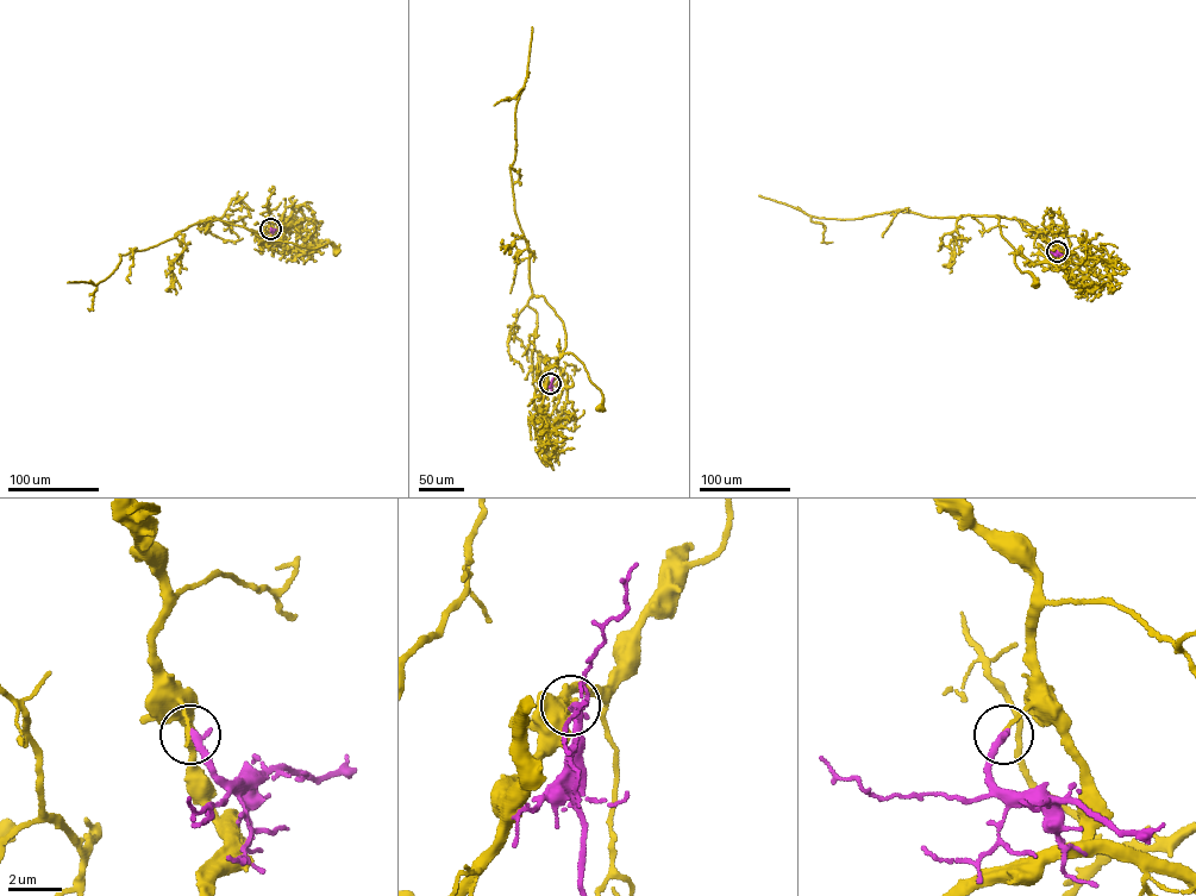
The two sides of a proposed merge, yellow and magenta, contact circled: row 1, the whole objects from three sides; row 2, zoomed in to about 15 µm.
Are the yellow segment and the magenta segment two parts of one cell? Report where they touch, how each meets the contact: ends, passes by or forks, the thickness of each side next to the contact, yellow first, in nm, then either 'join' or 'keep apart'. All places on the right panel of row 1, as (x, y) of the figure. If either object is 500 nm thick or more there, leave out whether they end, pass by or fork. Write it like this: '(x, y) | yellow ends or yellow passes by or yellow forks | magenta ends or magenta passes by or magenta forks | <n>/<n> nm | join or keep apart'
(1057, 251) | yellow ends | magenta ends | 150/320 nm | keep apart

